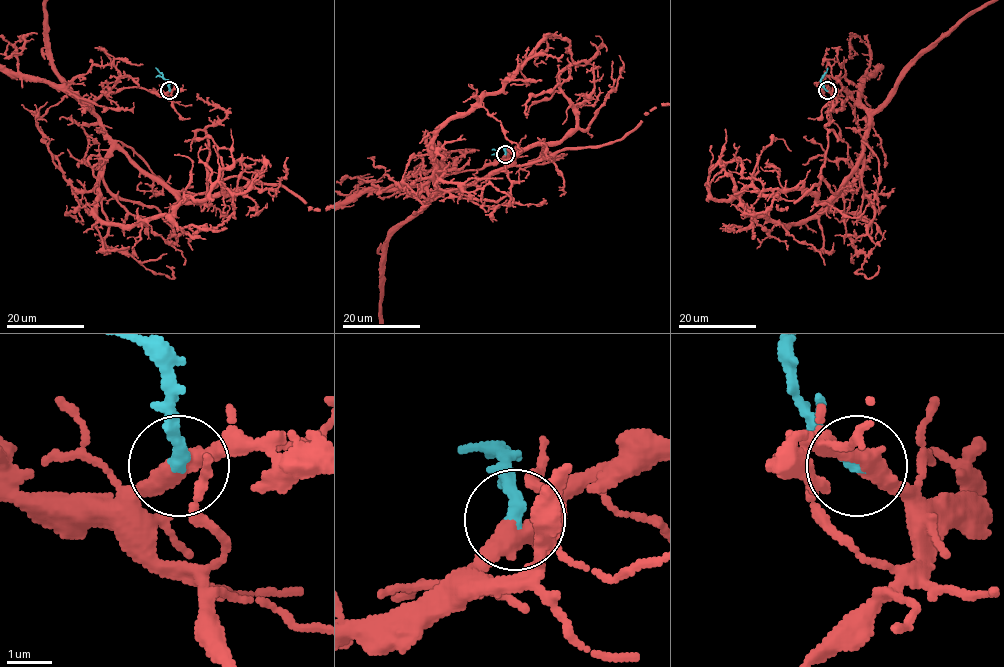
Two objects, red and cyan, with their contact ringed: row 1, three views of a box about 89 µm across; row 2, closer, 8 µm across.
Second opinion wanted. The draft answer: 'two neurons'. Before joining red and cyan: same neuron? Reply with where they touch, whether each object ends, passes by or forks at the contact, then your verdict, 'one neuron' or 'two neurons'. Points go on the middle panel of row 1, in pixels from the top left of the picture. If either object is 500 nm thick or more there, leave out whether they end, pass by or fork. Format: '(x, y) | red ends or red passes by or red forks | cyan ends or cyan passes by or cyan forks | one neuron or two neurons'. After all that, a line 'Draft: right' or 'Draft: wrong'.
(505, 154) | red passes by | cyan ends | one neuron
Draft: wrong

